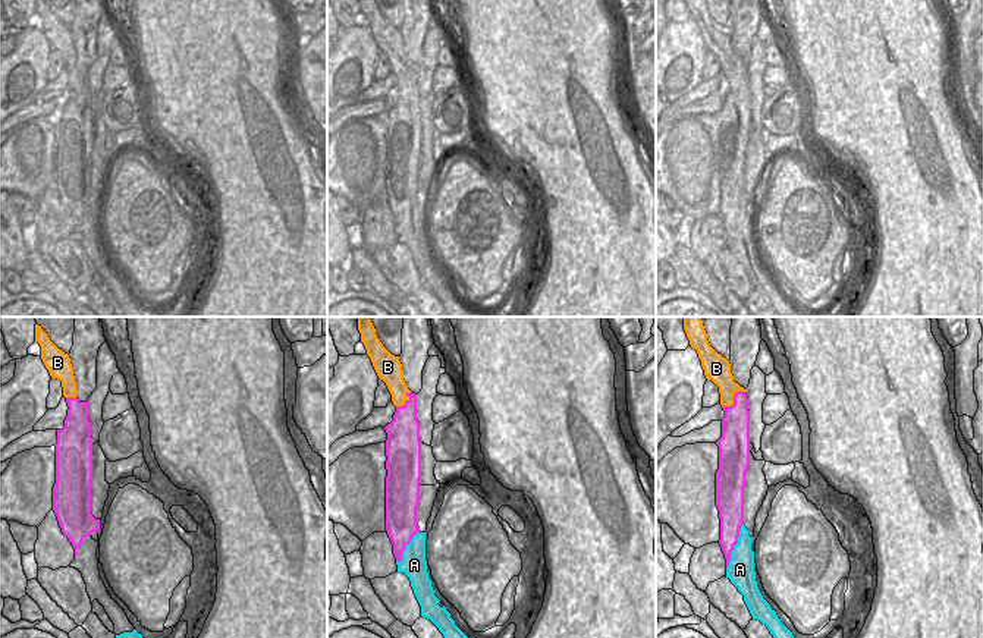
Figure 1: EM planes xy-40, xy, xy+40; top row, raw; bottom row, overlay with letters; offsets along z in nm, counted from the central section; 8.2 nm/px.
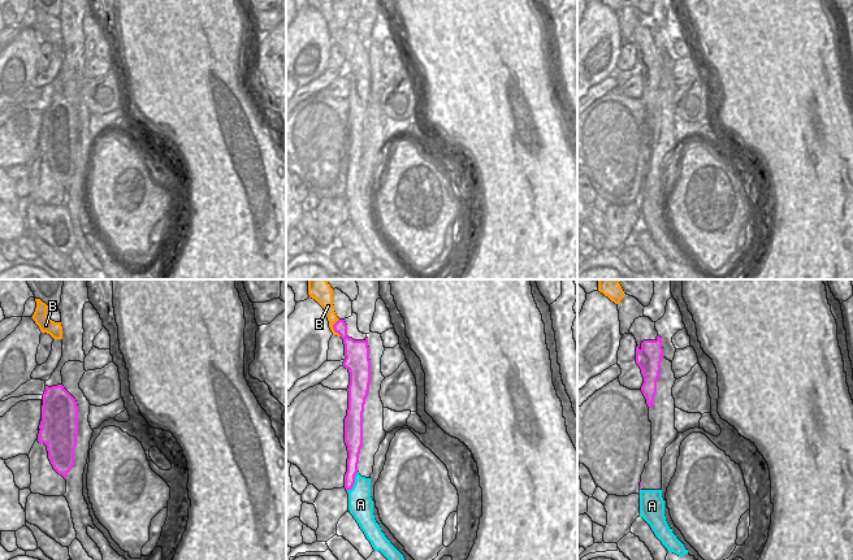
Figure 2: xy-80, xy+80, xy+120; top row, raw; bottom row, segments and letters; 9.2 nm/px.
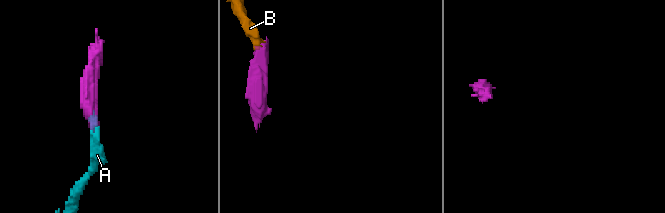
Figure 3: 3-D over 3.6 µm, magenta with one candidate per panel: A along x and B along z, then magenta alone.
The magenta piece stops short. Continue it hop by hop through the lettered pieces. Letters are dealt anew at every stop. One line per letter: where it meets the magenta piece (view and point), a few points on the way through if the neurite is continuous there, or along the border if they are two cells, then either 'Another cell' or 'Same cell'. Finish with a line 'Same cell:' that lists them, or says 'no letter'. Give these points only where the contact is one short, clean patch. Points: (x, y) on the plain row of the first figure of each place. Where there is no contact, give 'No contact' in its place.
A: Touches magenta at xy+40 (734, 216). Boundary: xy+40 (743, 194), (738, 203), (738, 213), (731, 223), (726, 239). Another cell
B: Touches magenta at xy+40 (734, 71). Boundary: xy+40 (744, 62), (738, 62), (734, 66), (731, 76), (722, 78). Another cell
Same cell: no letter

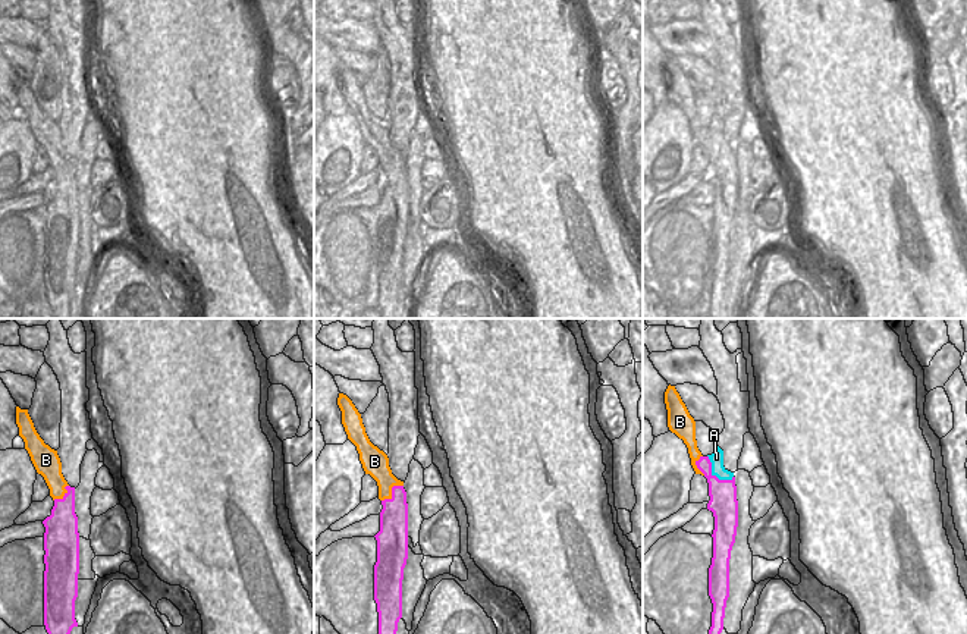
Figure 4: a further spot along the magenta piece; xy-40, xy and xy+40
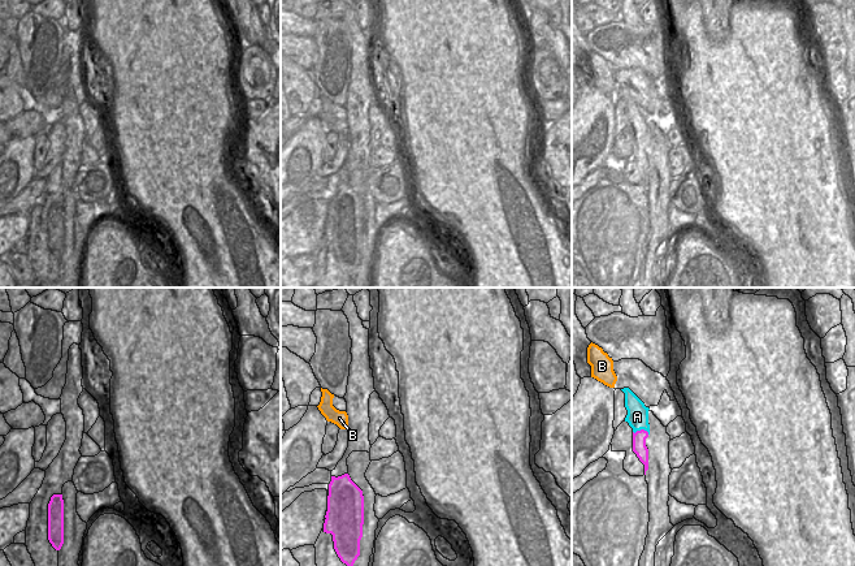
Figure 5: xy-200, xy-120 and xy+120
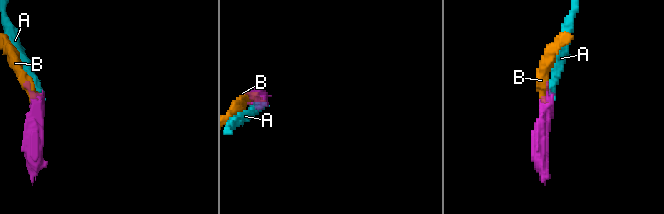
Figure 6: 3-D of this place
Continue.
A: Touches magenta at xy+40 (713, 147). Path across: xy+40 (724, 175), (722, 156), (713, 147), (716, 129). Same cell
B: Touches magenta at xy (392, 163). Boundary: xy (402, 156), (395, 156), (392, 166), (382, 172). Another cell
Same cell: A

